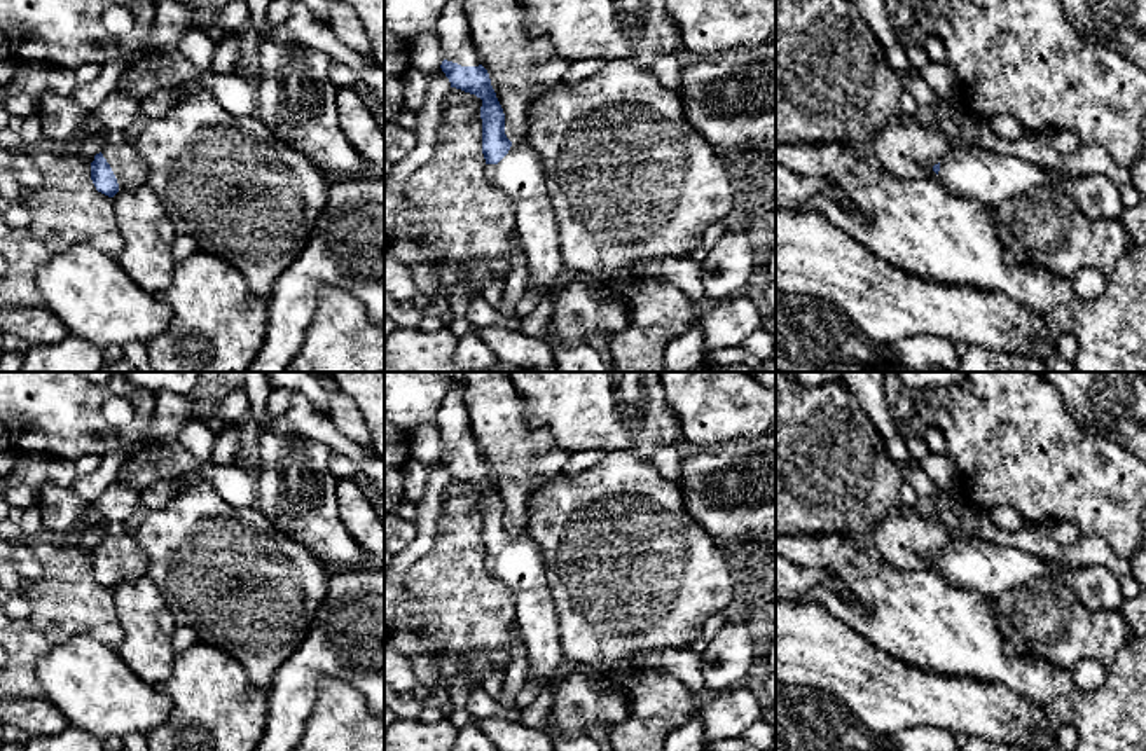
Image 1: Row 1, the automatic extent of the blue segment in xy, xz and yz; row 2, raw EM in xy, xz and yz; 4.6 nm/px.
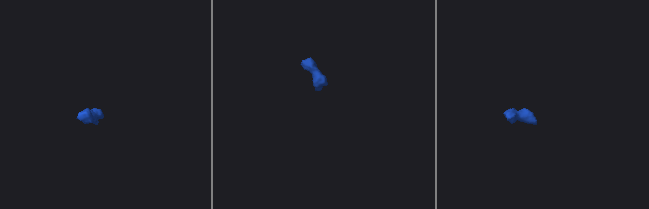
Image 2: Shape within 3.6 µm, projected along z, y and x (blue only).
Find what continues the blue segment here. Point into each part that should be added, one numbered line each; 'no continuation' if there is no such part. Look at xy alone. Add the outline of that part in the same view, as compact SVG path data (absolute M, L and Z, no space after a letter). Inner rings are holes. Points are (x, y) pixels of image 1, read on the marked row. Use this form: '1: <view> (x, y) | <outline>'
1: xy (126, 165) | M124 141L121 145L110 145L110 147L105 147L101 154L110 164L121 192L135 190L145 185L148 168L136 154L133 143Z

